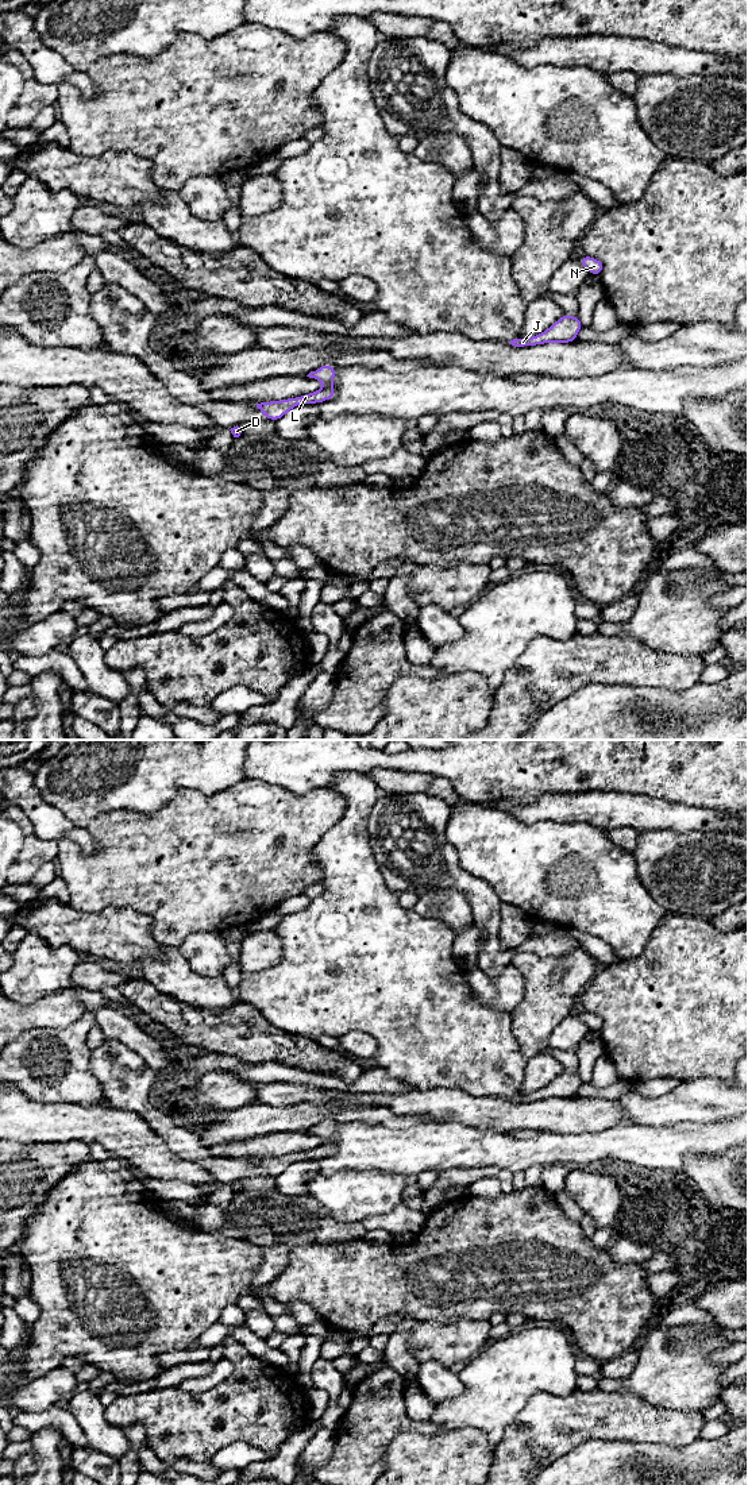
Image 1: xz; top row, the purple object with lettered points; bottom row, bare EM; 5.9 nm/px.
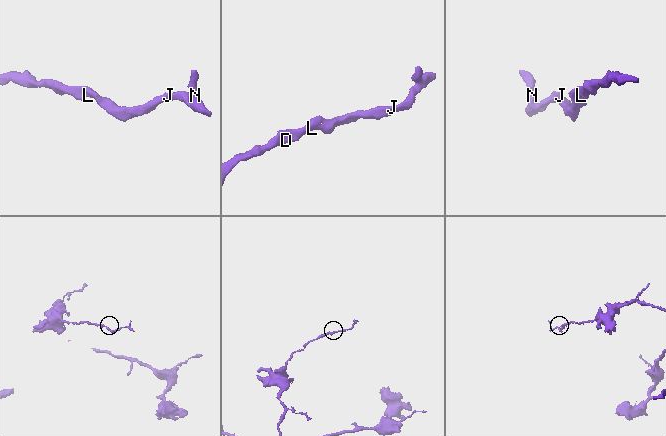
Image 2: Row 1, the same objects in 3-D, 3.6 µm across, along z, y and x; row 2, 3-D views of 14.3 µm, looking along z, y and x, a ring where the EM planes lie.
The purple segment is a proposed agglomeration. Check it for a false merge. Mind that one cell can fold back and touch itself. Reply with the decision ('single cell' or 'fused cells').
single cell

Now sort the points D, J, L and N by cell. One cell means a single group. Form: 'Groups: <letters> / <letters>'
Groups: D J L N

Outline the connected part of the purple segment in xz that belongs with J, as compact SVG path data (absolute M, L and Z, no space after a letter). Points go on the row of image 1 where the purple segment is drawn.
M563 315L544 332L532 338L524 339L523 336L513 339L509 344L514 347L532 347L544 343L572 343L577 340L577 335L582 328L582 323L578 316Z

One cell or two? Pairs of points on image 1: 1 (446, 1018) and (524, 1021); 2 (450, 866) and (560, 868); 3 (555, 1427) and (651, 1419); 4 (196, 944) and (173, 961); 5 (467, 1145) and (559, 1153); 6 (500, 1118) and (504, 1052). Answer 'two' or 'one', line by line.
1: two
2: two
3: one
4: two
5: one
6: two

